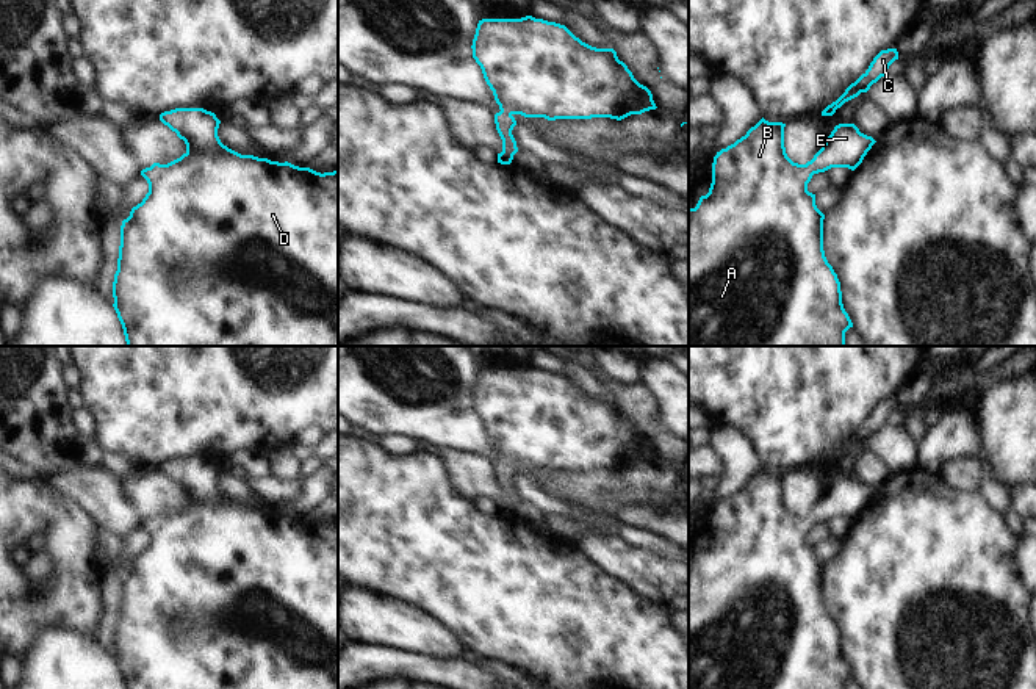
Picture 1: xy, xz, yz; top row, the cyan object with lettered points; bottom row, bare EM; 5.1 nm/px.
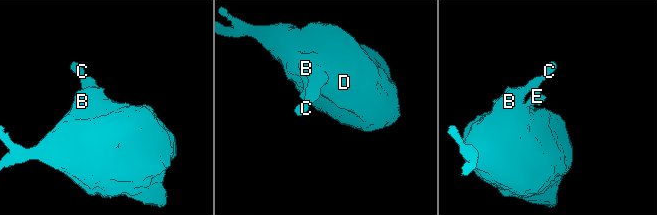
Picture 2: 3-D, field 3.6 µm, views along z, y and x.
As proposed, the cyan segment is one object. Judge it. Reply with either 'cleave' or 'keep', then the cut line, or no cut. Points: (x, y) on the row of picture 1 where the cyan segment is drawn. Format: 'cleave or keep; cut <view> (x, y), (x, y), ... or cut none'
keep; cut none

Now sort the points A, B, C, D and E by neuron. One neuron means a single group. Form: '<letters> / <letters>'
A B C D E

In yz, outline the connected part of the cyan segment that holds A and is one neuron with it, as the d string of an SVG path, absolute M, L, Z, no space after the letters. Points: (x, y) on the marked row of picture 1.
M762 117L745 136L717 152L712 163L709 193L700 197L695 208L689 208L689 346L845 346L845 332L853 327L853 323L842 304L837 274L825 257L825 215L817 208L815 194L808 191L808 183L814 174L825 172L831 168L848 168L854 171L876 141L861 133L854 124L839 124L814 158L806 164L798 164L786 153L784 127L786 124L782 122L768 122Z

